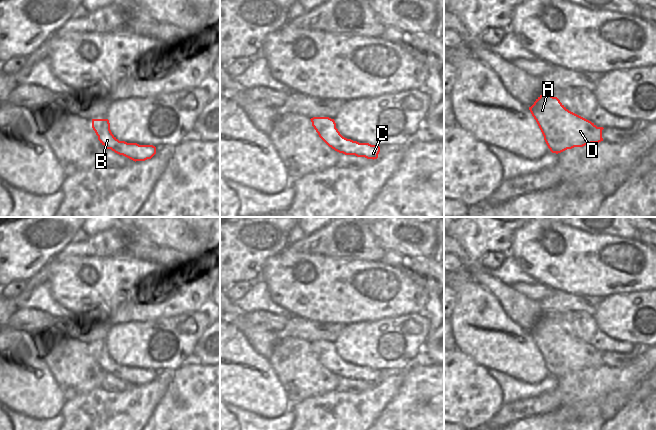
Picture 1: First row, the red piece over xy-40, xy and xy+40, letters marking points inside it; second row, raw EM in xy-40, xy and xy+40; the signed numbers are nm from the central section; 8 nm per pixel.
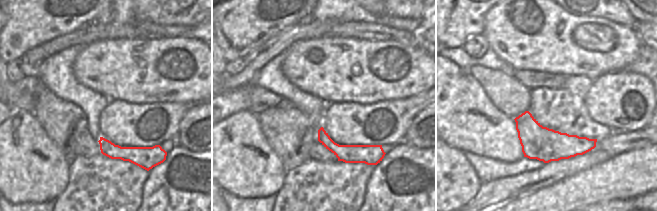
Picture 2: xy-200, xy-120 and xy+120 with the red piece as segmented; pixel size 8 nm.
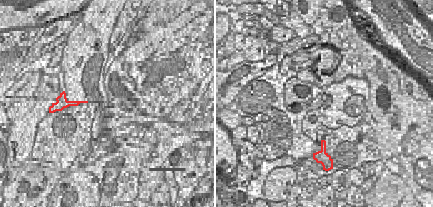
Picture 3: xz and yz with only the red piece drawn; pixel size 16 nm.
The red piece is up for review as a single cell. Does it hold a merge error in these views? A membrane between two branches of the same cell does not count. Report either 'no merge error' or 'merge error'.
merge error

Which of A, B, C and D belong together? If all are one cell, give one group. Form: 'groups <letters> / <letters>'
groups A D / B C

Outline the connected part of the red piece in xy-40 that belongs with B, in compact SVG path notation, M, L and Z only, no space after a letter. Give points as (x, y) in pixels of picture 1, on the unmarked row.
M103 347L95 354L100 367L119 379L123 379L133 385L145 385L151 383L156 378L156 371L153 369L139 369L137 367L127 367L119 365L110 354L110 347Z

